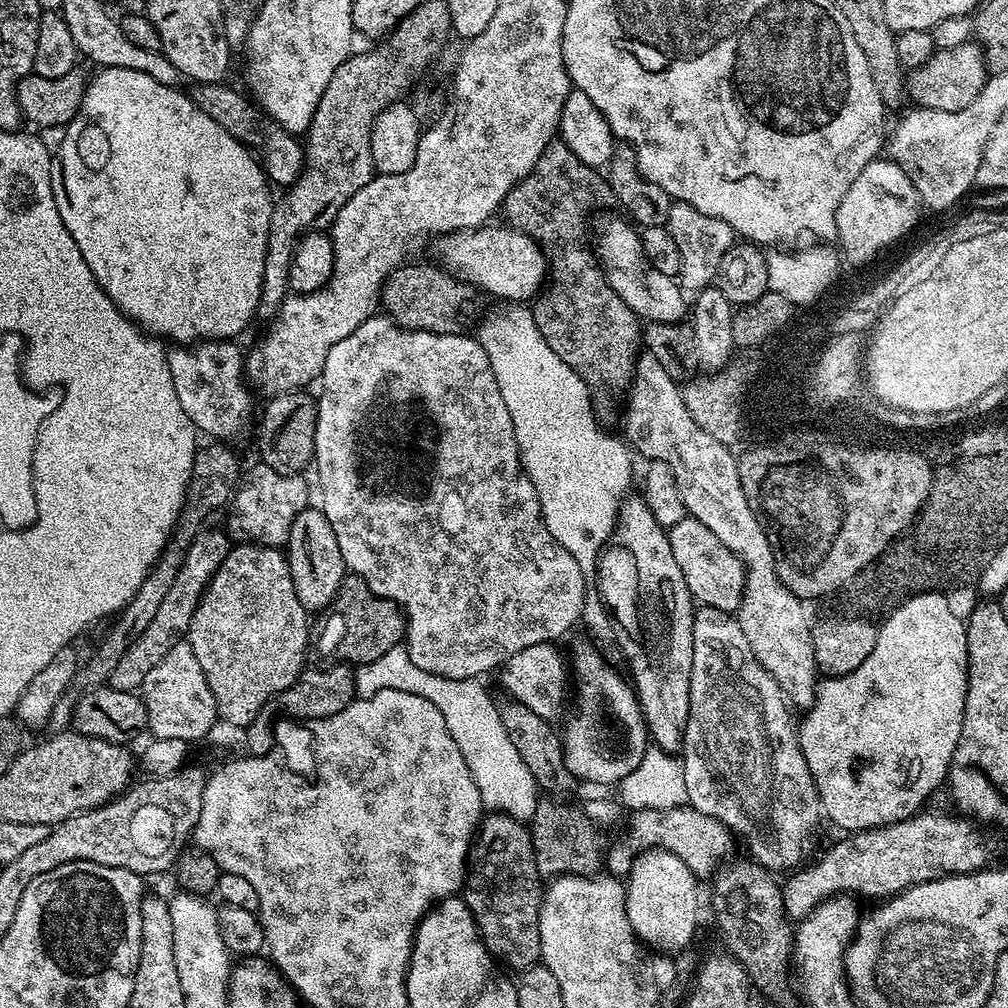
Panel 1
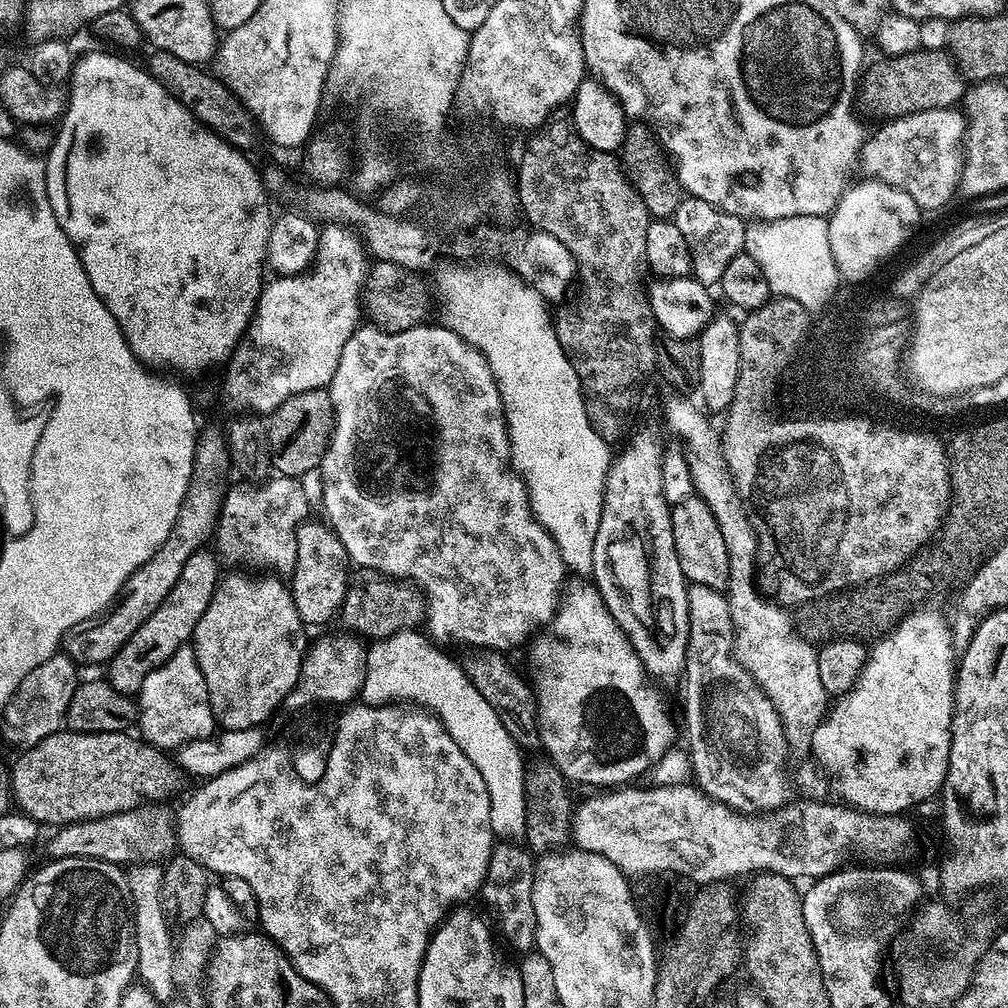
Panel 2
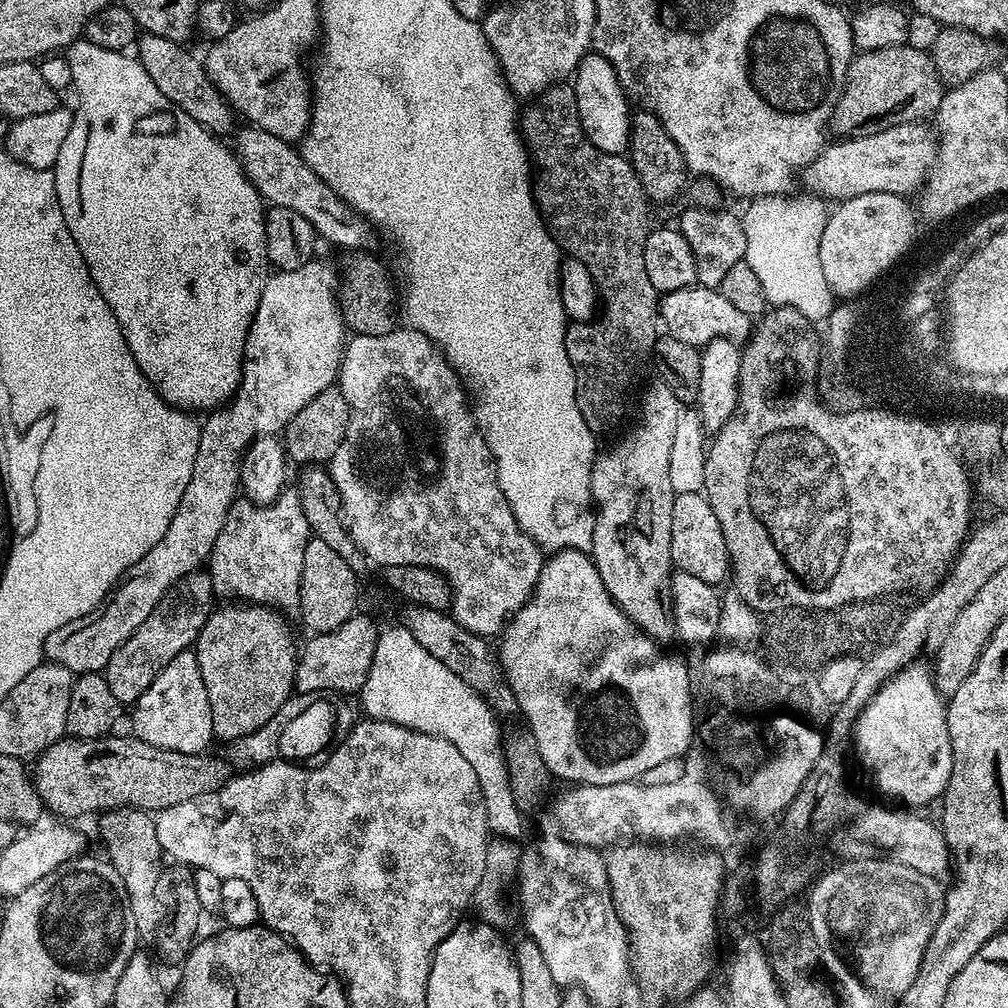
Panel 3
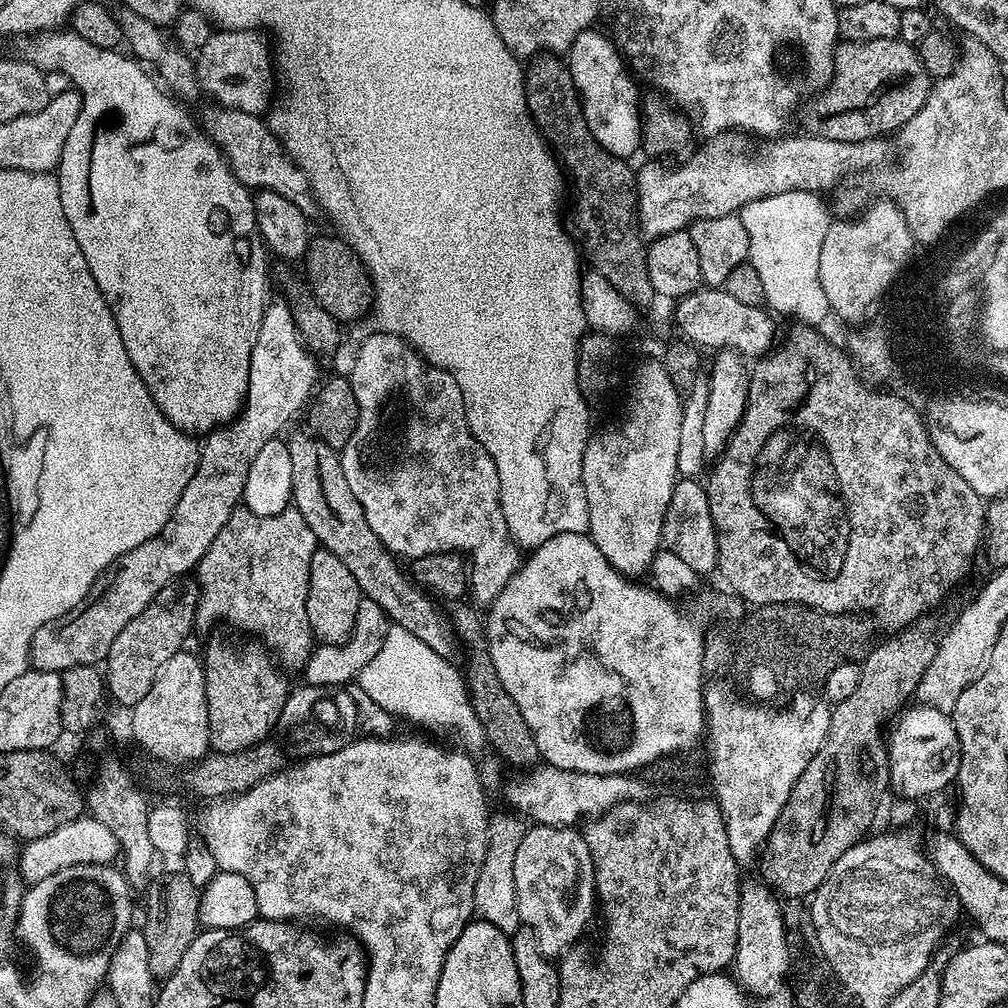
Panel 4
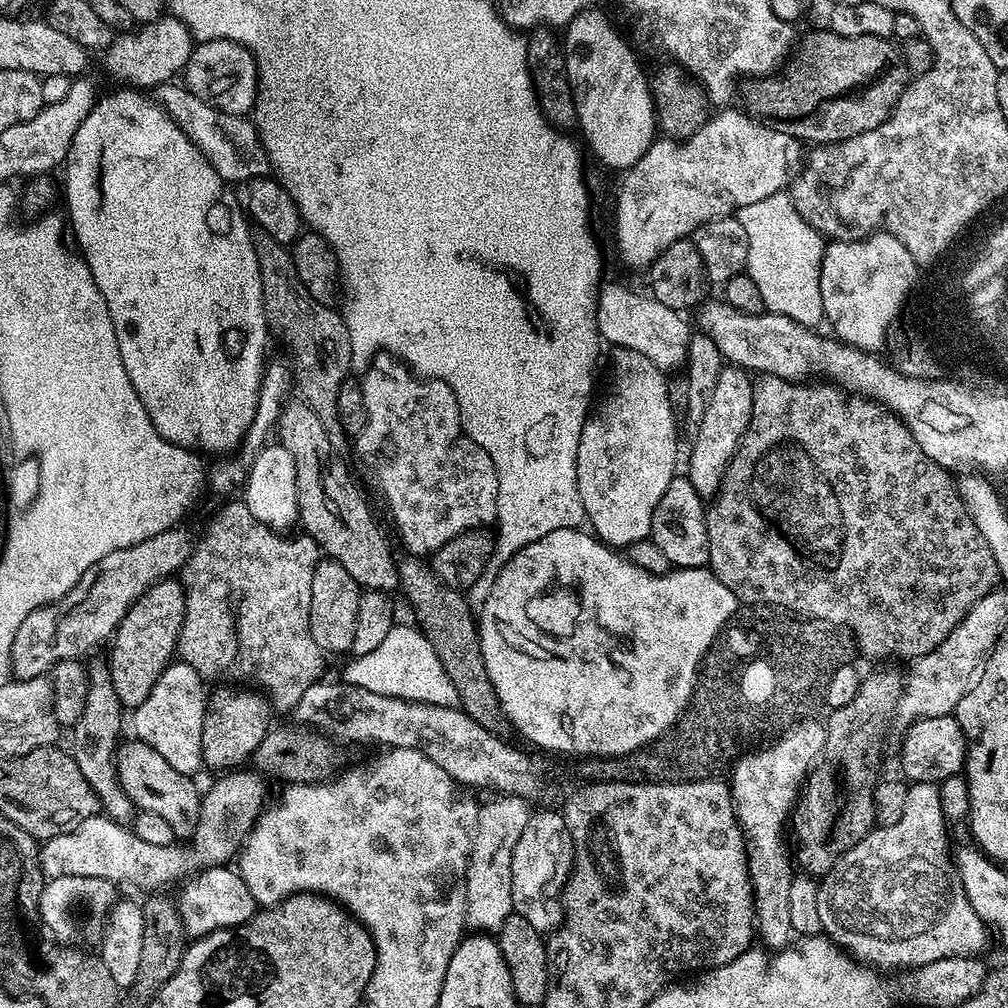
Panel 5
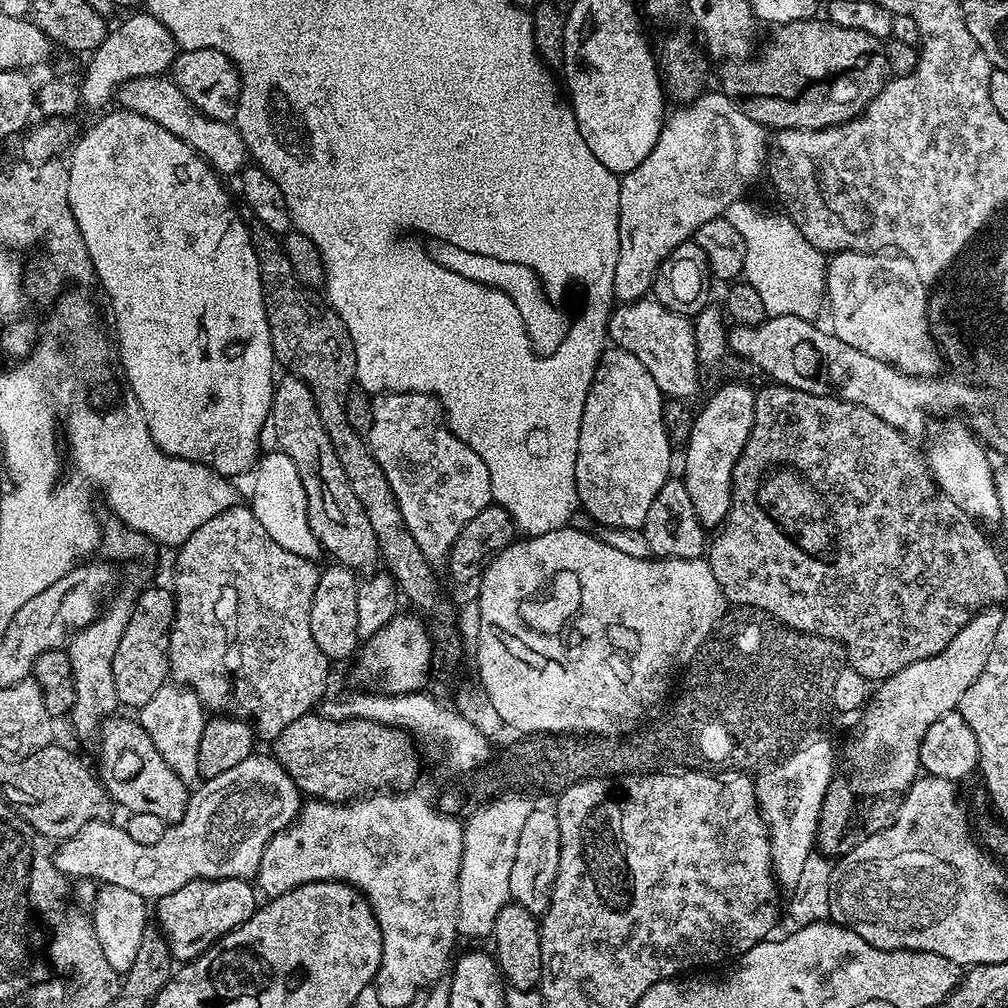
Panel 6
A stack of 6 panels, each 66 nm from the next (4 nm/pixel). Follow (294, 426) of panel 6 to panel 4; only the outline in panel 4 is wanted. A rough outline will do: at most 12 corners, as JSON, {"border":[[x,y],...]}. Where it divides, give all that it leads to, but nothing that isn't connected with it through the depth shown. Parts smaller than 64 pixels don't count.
{"border":[[287,441],[292,504],[395,627],[452,660],[449,617],[370,530],[337,449]]}

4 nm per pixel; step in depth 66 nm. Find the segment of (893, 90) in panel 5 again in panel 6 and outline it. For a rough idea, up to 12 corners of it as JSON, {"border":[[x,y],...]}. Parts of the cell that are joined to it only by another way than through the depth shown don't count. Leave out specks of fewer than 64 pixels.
{"border":[[848,70],[806,94],[749,99],[765,128],[843,124],[867,109],[889,73]]}

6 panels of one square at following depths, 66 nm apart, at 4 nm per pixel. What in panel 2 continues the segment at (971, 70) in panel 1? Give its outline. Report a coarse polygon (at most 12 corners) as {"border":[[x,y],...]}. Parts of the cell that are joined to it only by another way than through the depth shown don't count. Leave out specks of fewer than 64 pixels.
{"border":[[947,51],[881,59],[858,100],[880,118],[951,108],[966,80]]}

